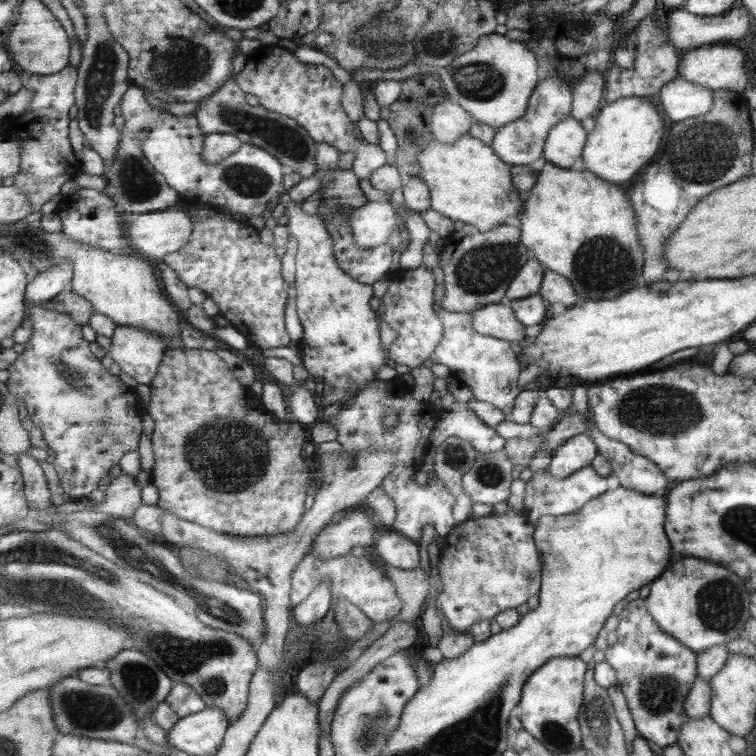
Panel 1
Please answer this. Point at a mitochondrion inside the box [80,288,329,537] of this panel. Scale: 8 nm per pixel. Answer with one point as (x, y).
(208, 451)

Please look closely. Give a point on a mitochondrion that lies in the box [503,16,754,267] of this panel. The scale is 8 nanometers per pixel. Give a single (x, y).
(709, 155)

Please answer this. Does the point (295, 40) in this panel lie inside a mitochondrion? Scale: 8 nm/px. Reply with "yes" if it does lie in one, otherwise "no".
no

